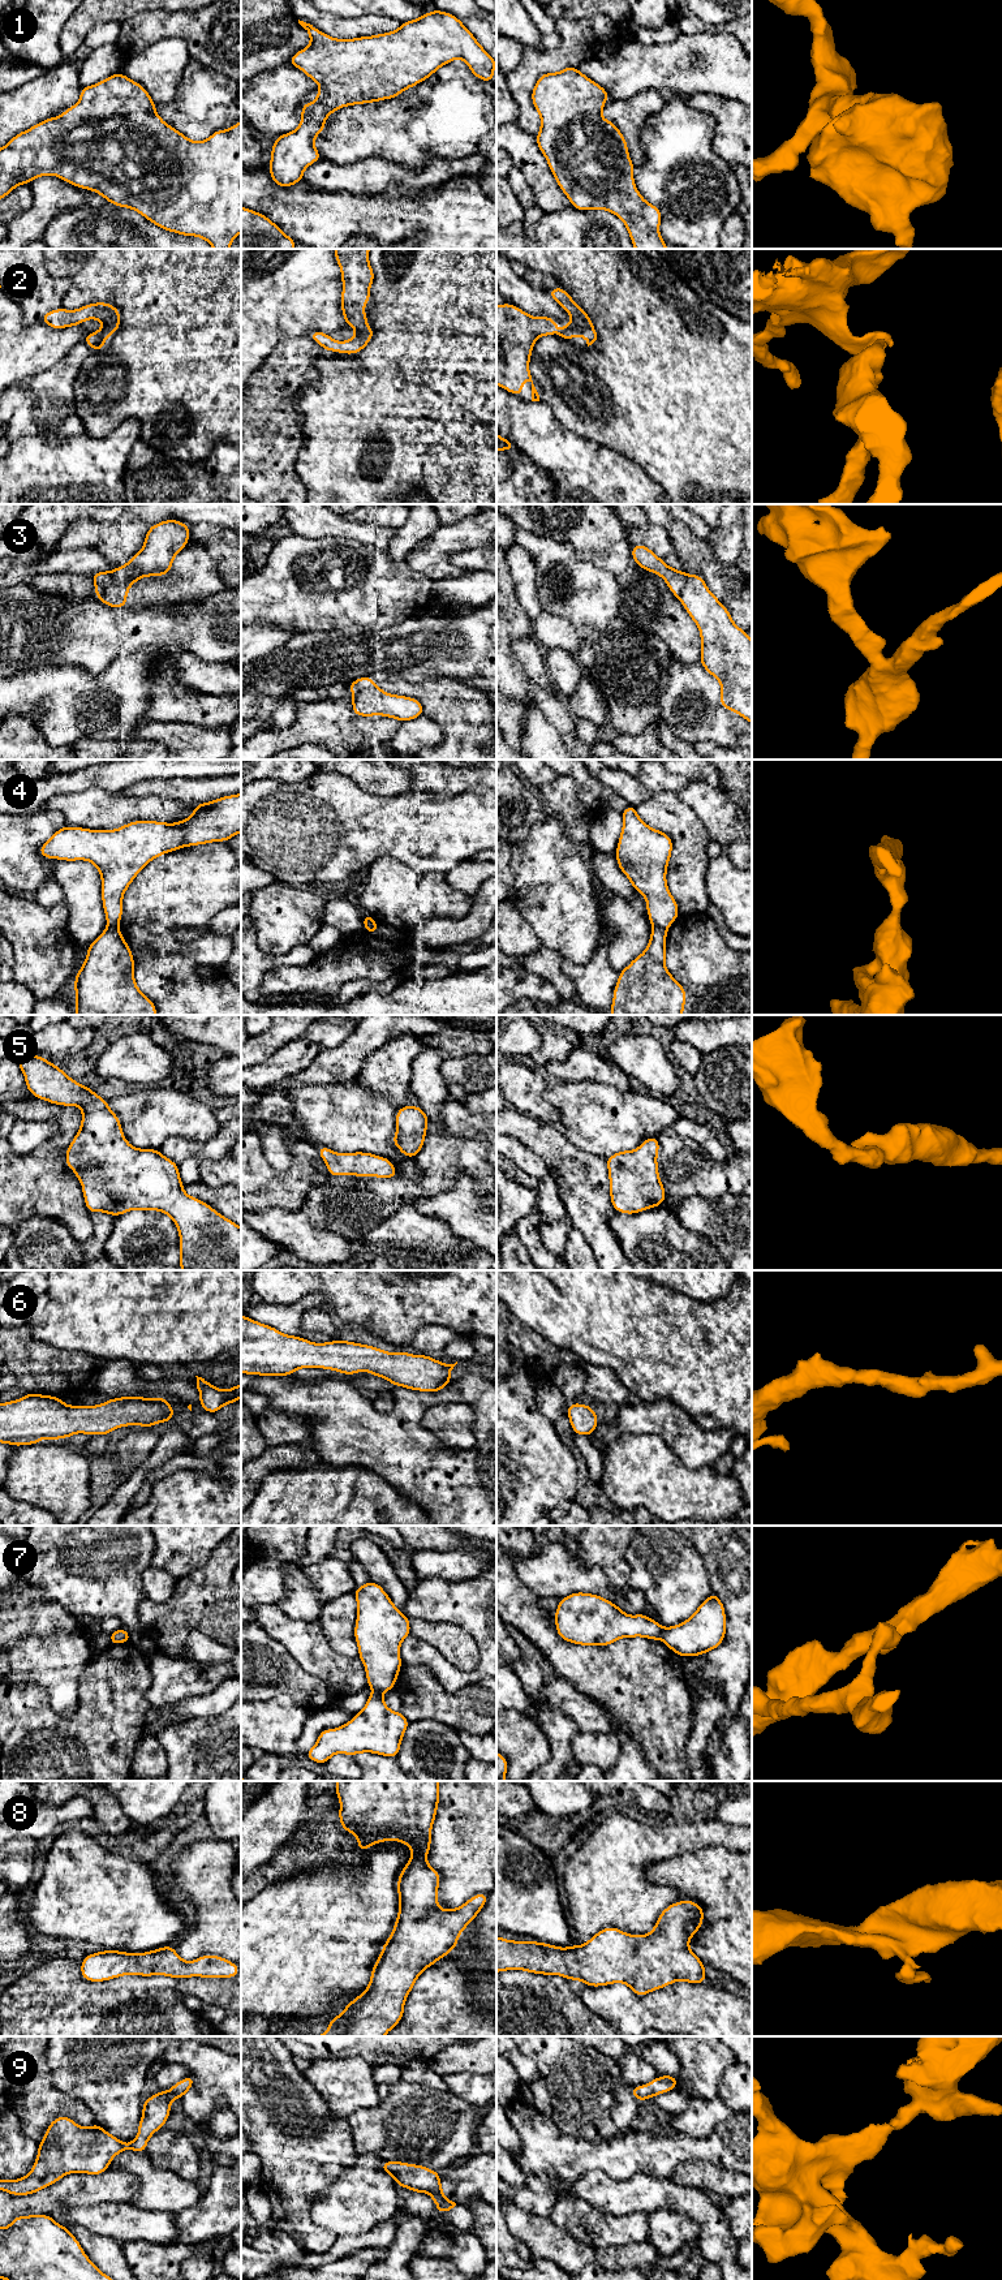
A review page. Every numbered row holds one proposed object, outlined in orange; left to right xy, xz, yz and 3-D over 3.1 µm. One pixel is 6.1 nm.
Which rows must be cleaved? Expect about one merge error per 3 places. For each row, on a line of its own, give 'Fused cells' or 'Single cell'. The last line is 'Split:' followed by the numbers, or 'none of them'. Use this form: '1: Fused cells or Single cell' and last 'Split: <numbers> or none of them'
1: Single cell
2: Single cell
3: Fused cells
4: Fused cells
5: Single cell
6: Single cell
7: Fused cells
8: Single cell
9: Single cell
Split: 3, 4, 7

